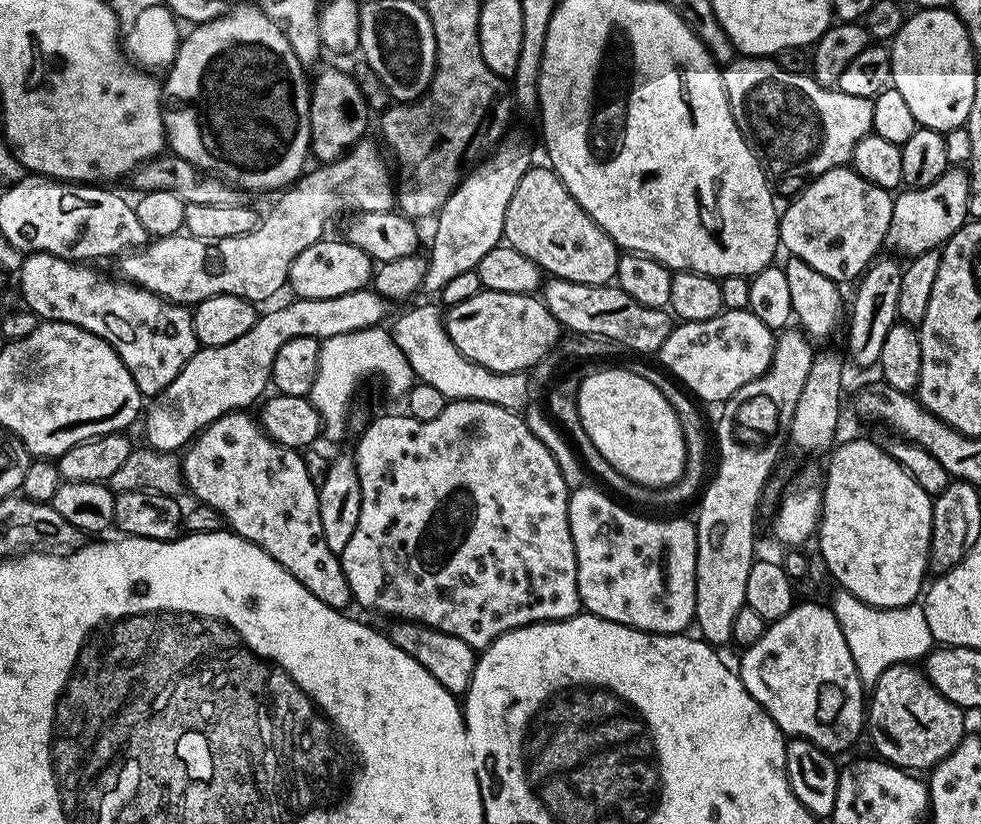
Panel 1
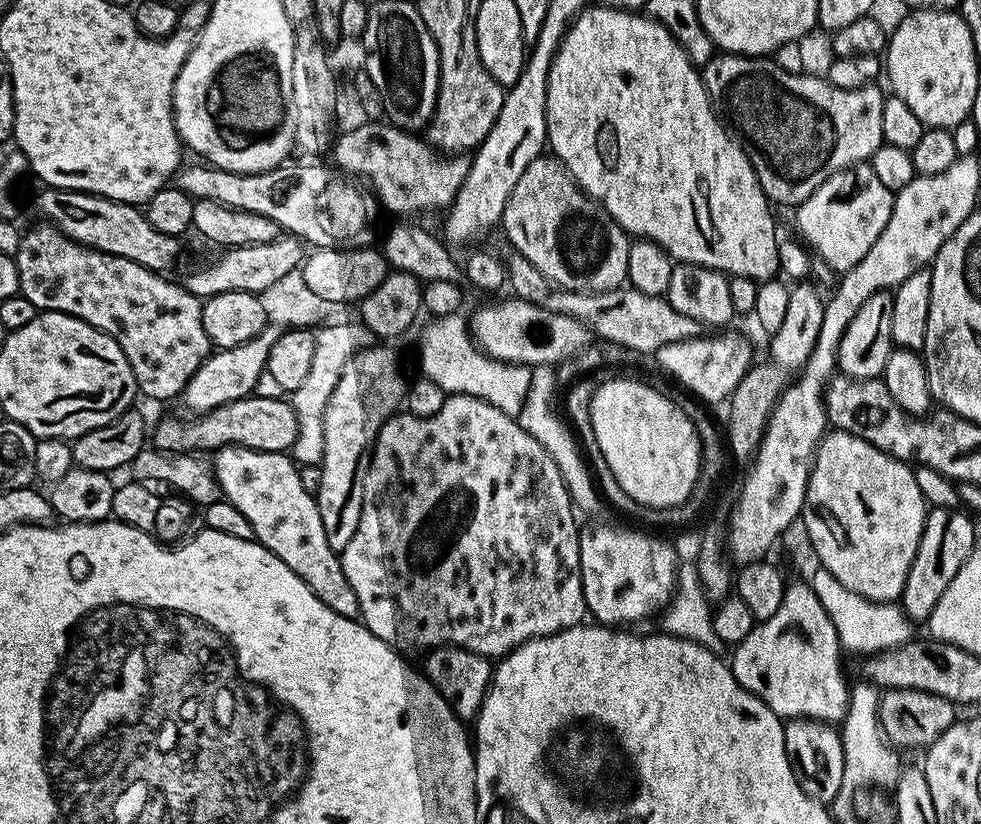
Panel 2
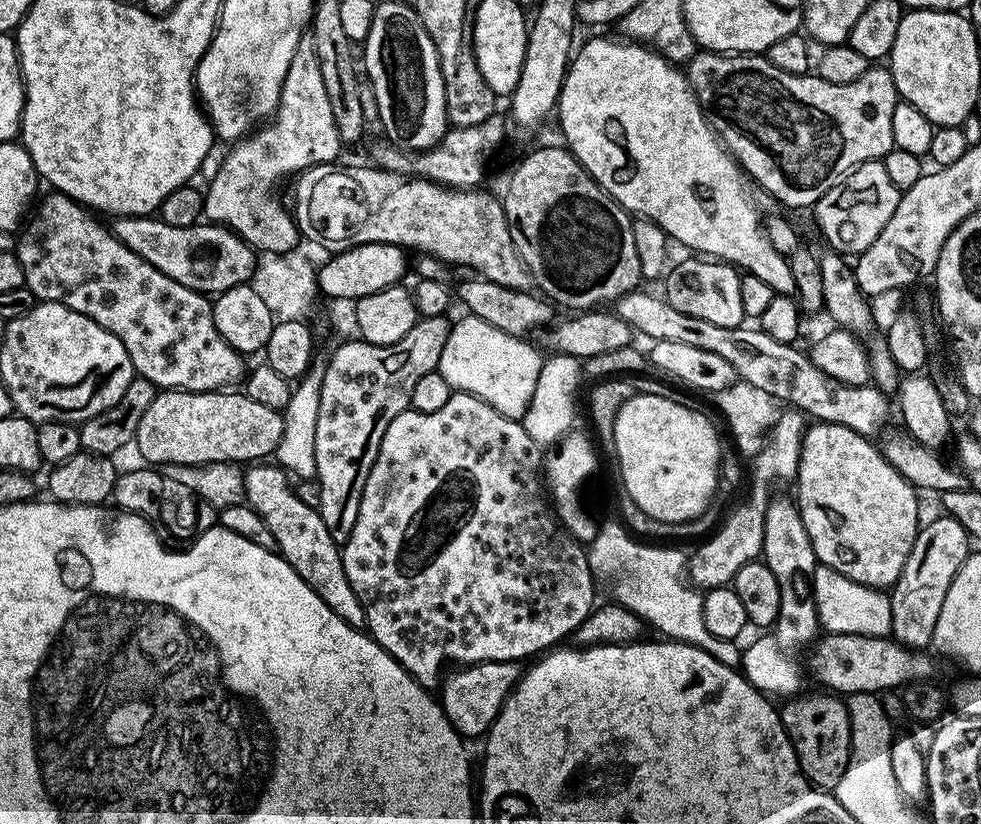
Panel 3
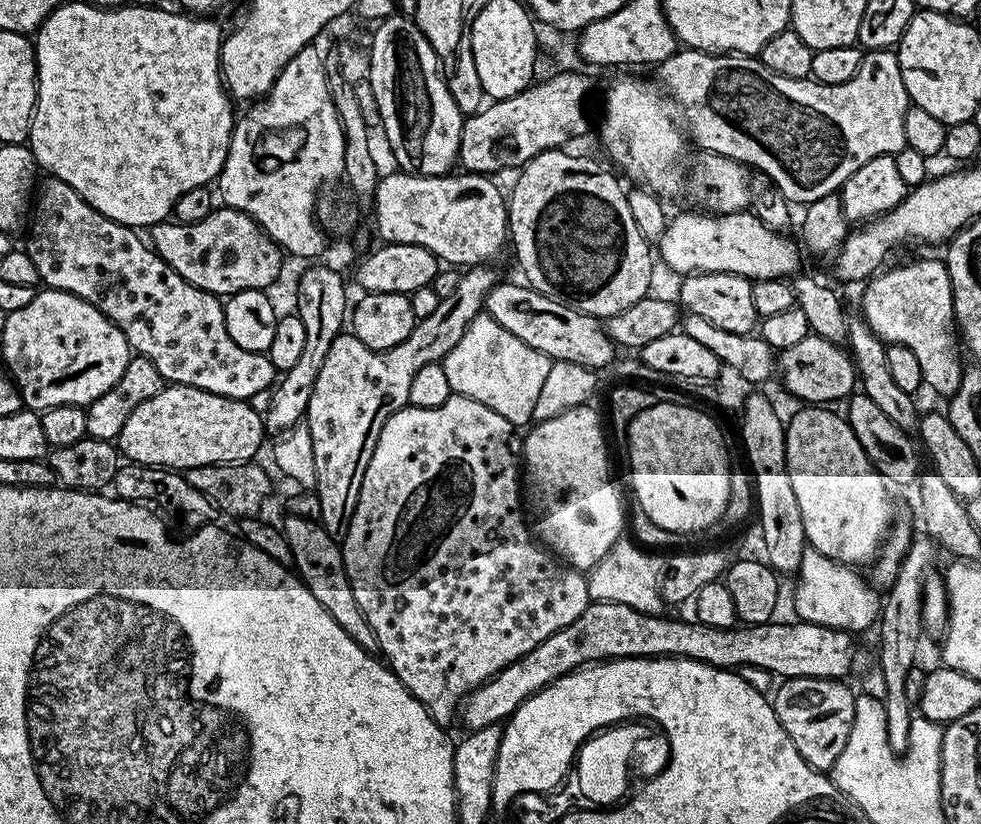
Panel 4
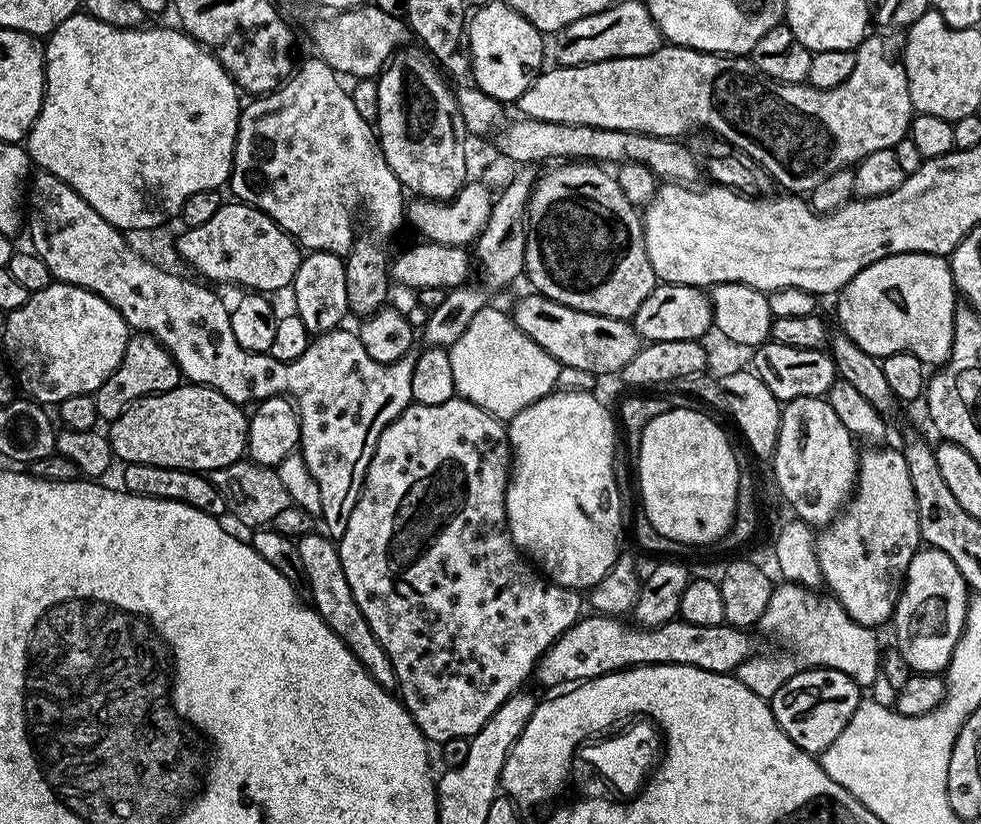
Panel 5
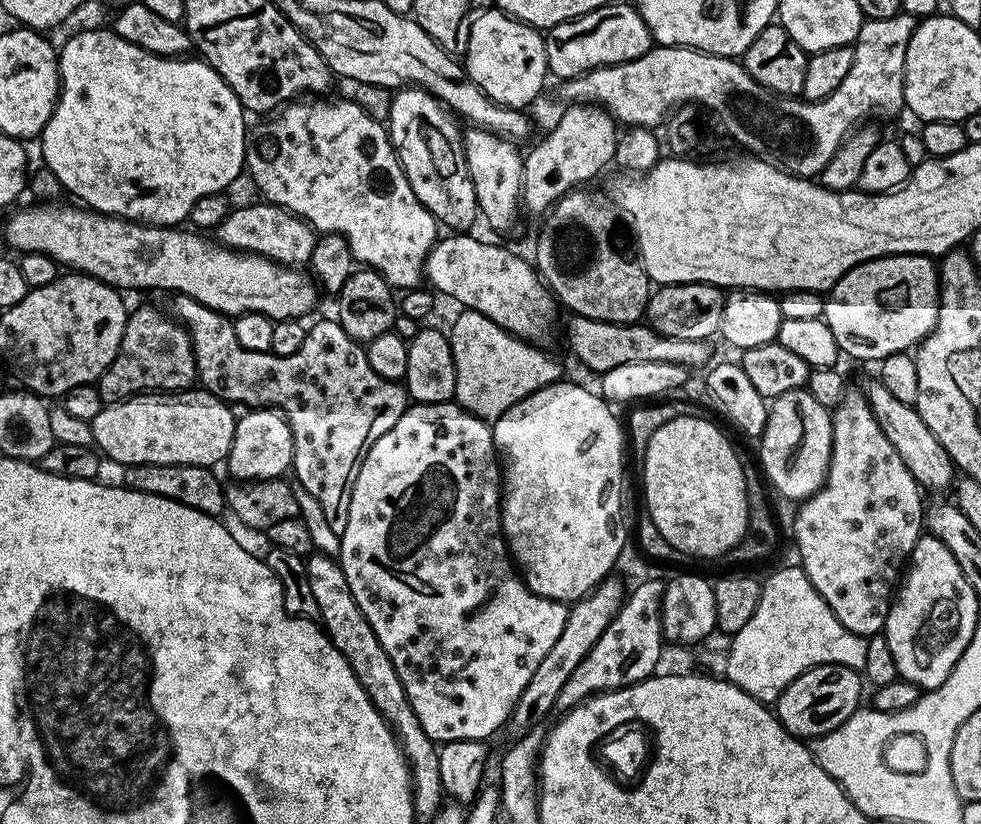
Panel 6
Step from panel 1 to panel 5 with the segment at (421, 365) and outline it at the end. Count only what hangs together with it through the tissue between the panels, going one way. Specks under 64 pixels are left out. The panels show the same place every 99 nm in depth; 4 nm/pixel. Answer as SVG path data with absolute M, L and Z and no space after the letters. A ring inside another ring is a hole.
M486 306L478 310L478 314L474 314L470 326L462 330L462 338L458 338L458 342L454 342L448 348L448 357L450 370L454 370L456 396L461 400L470 401L492 416L497 416L501 422L507 422L522 410L526 410L526 406L538 402L554 391L560 383L561 365L542 346L538 346L538 343L520 330L507 311L504 313L502 309L492 307Z

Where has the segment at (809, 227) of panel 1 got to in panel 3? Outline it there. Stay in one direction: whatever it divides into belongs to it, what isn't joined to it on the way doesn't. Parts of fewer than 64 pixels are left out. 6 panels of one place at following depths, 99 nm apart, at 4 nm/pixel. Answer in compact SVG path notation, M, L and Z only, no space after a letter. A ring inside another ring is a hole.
M883 159L868 160L852 169L847 176L843 176L837 184L814 206L816 224L824 235L824 240L829 249L841 254L859 254L866 251L882 234L882 226L890 222L893 208L898 206L901 189L890 182L890 174L886 174Z

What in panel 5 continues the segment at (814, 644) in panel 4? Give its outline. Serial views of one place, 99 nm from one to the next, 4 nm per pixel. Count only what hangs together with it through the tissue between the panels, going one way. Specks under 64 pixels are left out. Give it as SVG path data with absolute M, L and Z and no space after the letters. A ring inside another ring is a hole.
M589 615L569 626L541 654L536 663L534 680L542 687L559 689L561 686L575 686L586 680L611 672L623 672L625 668L635 668L642 664L677 664L732 674L740 664L754 655L753 633L743 628L733 628L730 624L694 626L694 622L677 618L657 628L627 628L622 622L624 620L615 615Z

